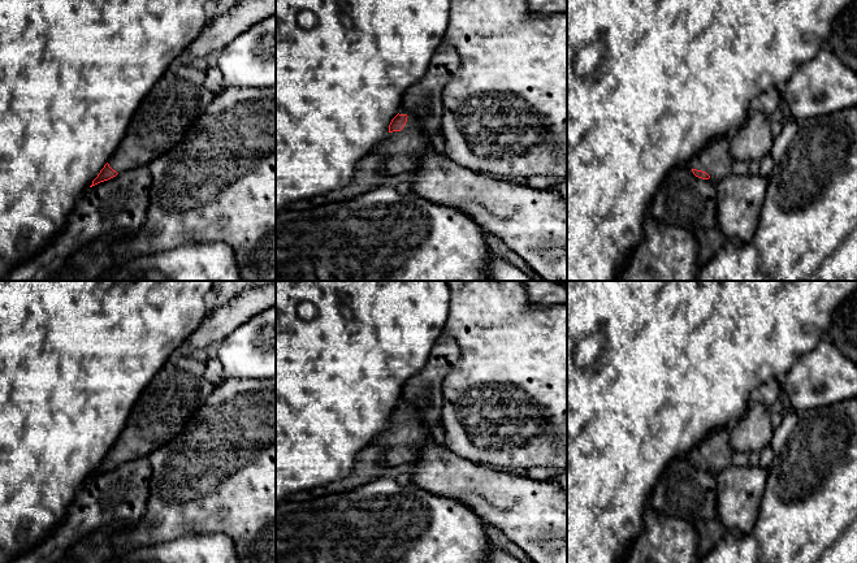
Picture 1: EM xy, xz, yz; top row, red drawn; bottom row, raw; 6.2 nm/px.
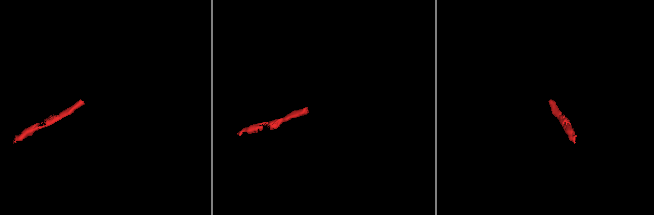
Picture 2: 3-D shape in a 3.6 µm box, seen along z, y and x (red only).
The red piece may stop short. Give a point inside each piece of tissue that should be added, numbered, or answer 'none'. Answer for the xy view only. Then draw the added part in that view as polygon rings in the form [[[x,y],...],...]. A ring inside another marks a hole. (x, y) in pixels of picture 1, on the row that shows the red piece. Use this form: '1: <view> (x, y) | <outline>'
1: xy (169, 111) | [[[185,64],[166,69],[135,109],[122,140],[109,159],[108,164],[113,170],[122,173],[148,166],[189,134],[207,105],[216,96],[205,87],[205,73],[207,70]]]

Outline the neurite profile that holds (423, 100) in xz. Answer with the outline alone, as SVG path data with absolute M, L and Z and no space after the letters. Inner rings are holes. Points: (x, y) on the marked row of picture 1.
M442 42L430 59L424 77L407 88L401 100L399 114L412 116L423 129L433 131L432 143L436 148L442 147L443 88L459 66L460 59L455 48Z

